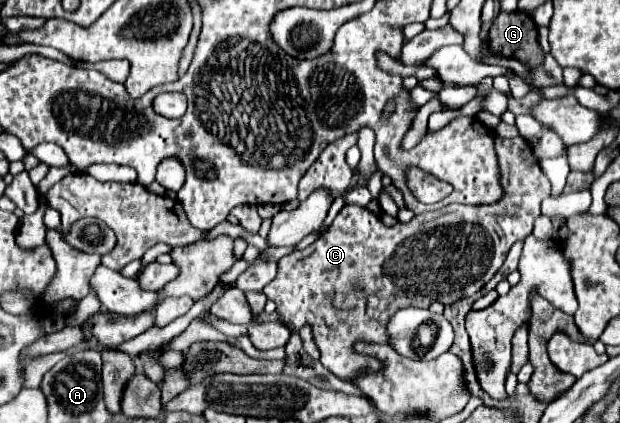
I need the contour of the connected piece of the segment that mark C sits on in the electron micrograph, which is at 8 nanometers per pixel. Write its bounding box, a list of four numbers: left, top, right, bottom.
[263,136,551,380]

